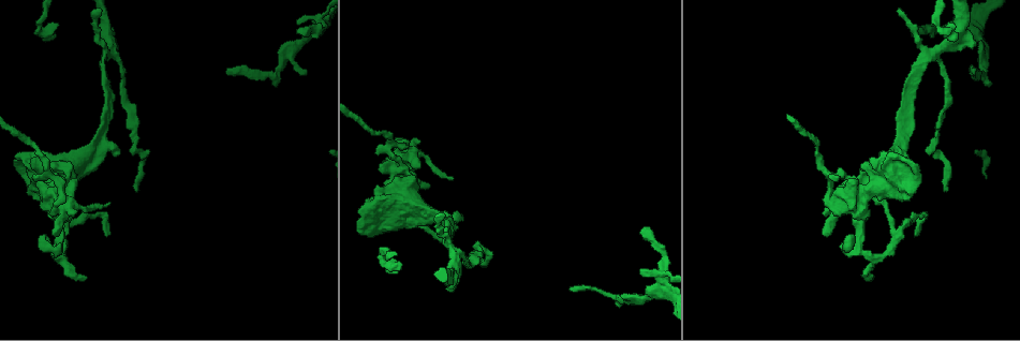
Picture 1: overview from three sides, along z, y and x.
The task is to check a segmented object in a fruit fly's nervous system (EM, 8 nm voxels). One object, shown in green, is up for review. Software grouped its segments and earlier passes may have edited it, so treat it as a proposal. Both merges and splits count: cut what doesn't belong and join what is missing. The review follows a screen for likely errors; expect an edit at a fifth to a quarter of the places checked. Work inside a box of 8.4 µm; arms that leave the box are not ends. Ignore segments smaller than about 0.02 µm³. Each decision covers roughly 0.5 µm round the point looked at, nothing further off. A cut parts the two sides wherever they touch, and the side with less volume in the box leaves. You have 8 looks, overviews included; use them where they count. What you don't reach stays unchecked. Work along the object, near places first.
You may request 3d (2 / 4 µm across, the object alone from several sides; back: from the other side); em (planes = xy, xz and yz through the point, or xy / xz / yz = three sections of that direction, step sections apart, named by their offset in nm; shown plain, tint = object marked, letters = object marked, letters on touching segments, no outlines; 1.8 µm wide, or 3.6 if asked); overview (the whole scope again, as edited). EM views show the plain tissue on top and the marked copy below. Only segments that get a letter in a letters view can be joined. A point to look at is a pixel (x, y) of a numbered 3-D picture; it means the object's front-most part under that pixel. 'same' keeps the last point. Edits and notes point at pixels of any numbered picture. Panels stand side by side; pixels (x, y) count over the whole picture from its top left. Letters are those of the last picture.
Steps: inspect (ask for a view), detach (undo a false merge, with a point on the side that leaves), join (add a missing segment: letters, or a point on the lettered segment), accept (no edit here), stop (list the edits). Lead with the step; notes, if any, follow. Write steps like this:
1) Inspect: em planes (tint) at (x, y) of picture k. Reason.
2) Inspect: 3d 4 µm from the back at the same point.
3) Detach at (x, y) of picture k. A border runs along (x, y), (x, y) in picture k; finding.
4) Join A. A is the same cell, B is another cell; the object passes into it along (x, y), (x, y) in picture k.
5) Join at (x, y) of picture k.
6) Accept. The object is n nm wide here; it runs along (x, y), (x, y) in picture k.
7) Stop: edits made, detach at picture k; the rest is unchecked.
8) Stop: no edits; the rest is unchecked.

Inspect: 3d 4 µm at (647, 228) of picture 1. An open end.

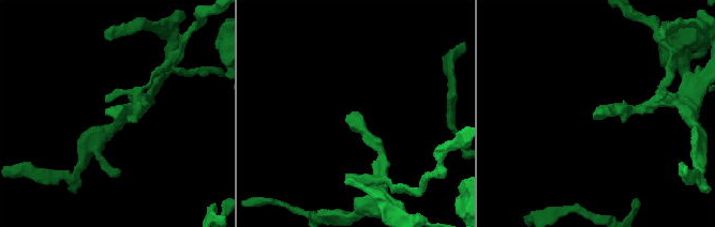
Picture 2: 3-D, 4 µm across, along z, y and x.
Inspect: em planes (letters) at (112, 114) of picture 2.

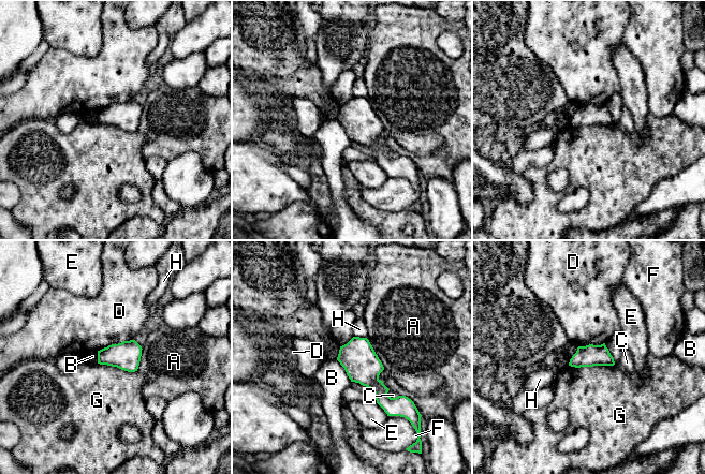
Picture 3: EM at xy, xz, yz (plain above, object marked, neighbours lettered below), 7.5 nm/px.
Accept. The object is 160 nm wide here; A, B, C, D, E, F, G and H are other cells; a border runs along (614, 364), (569, 366) in picture 3; none of them fits.

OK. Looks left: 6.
Inspect: 3d 4 µm at (306, 74) of picture 1. Thin end.

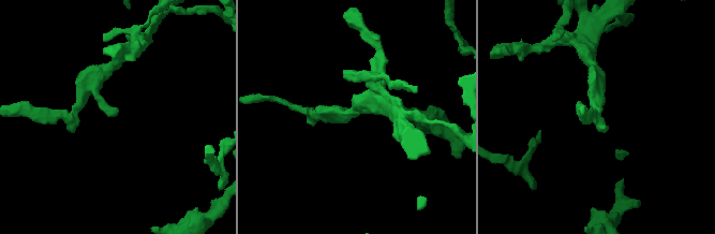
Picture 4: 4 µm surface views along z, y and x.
Inspect: em 3.6 µm xy step 16 (tint) at (118, 112) of picture 4.

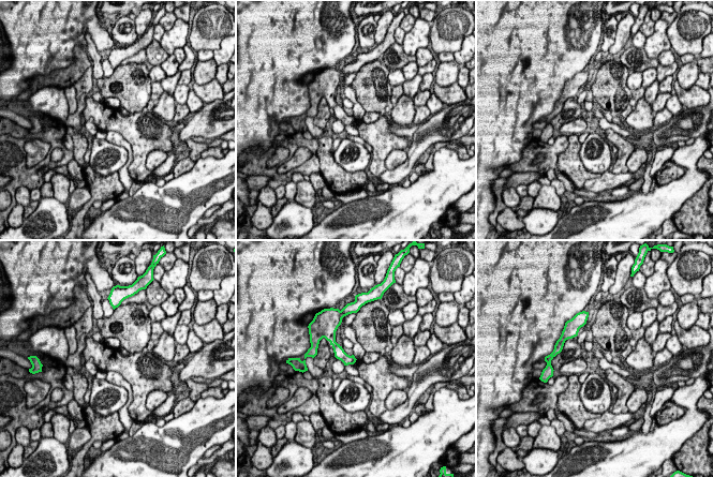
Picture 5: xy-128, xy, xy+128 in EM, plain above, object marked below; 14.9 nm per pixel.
Inspect: em 3.6 µm planes (letters) at the same point. Cut it another way.

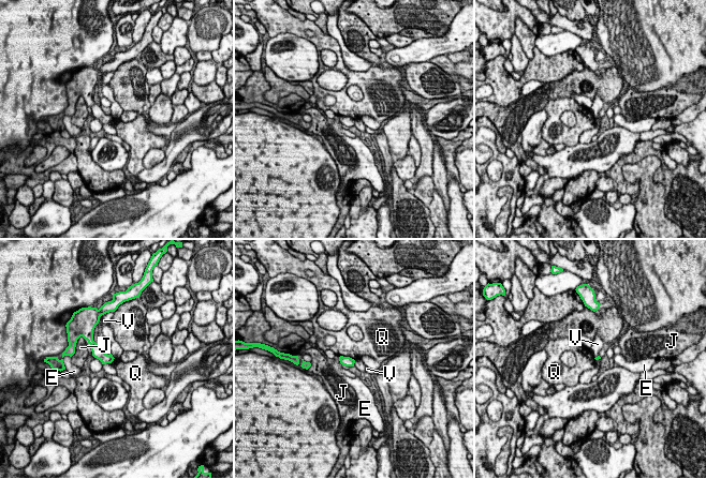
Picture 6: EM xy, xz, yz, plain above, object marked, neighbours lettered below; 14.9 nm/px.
Accept. E, J, Q and V are other cells; it runs along (90, 340), (94, 347), (108, 360) in picture 6; no lettered segment goes on from it.

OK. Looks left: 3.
Inspect: 3d 2 µm from the back at (226, 70) of picture 1. Tapers out.

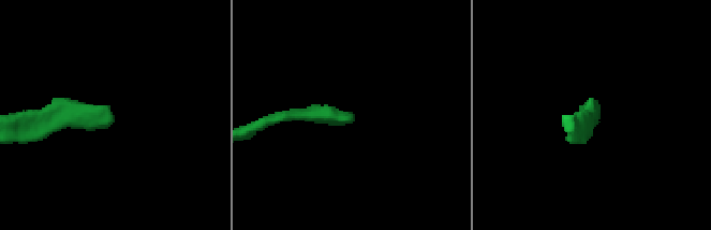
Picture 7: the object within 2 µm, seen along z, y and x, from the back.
Inspect: em planes (letters) at (352, 115) of picture 7. Now the EM.

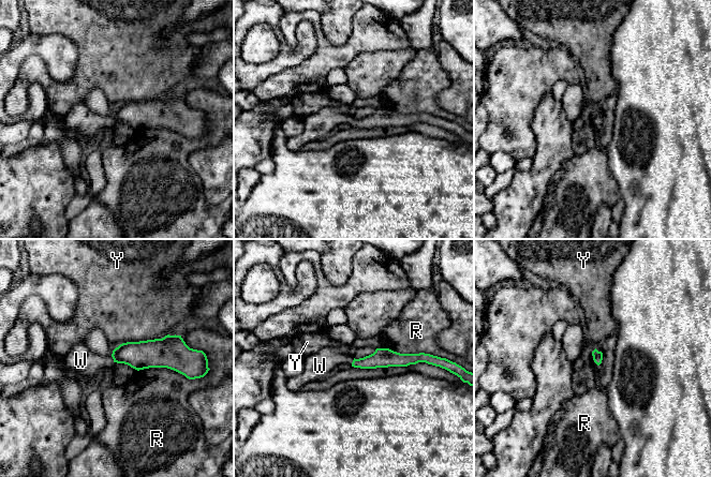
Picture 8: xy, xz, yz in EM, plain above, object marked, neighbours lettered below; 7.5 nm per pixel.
Join W. W is the same cell, R and Y are other cells; the object passes into it along (141, 355), (113, 358), (80, 360) in picture 8; it goes on there.

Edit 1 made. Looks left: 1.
Stop: edits made, join at picture 8; the rest is unchecked.

